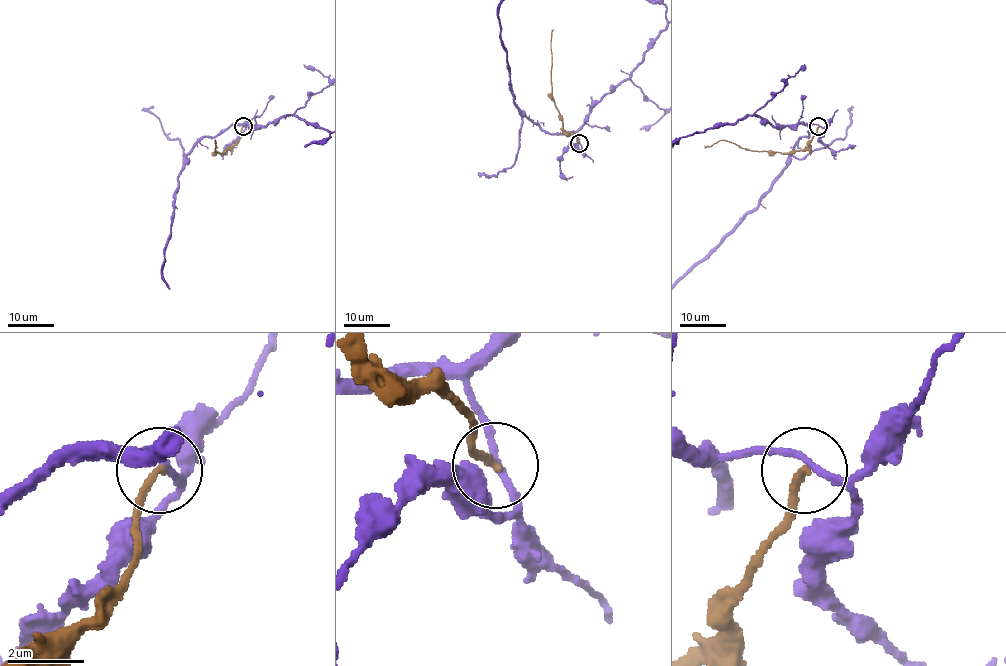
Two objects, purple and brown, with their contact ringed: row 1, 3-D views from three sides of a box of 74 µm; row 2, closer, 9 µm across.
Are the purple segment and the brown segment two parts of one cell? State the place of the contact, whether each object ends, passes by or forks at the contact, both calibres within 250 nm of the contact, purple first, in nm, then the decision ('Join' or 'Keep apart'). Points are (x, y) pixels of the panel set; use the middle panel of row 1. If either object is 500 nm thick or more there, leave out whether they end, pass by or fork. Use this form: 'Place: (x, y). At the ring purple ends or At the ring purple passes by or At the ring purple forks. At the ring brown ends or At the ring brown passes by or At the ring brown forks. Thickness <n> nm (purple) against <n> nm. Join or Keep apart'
Place: (579, 143). At the ring purple passes by. At the ring brown ends. Thickness 160 nm (purple) against 200 nm. Keep apart

